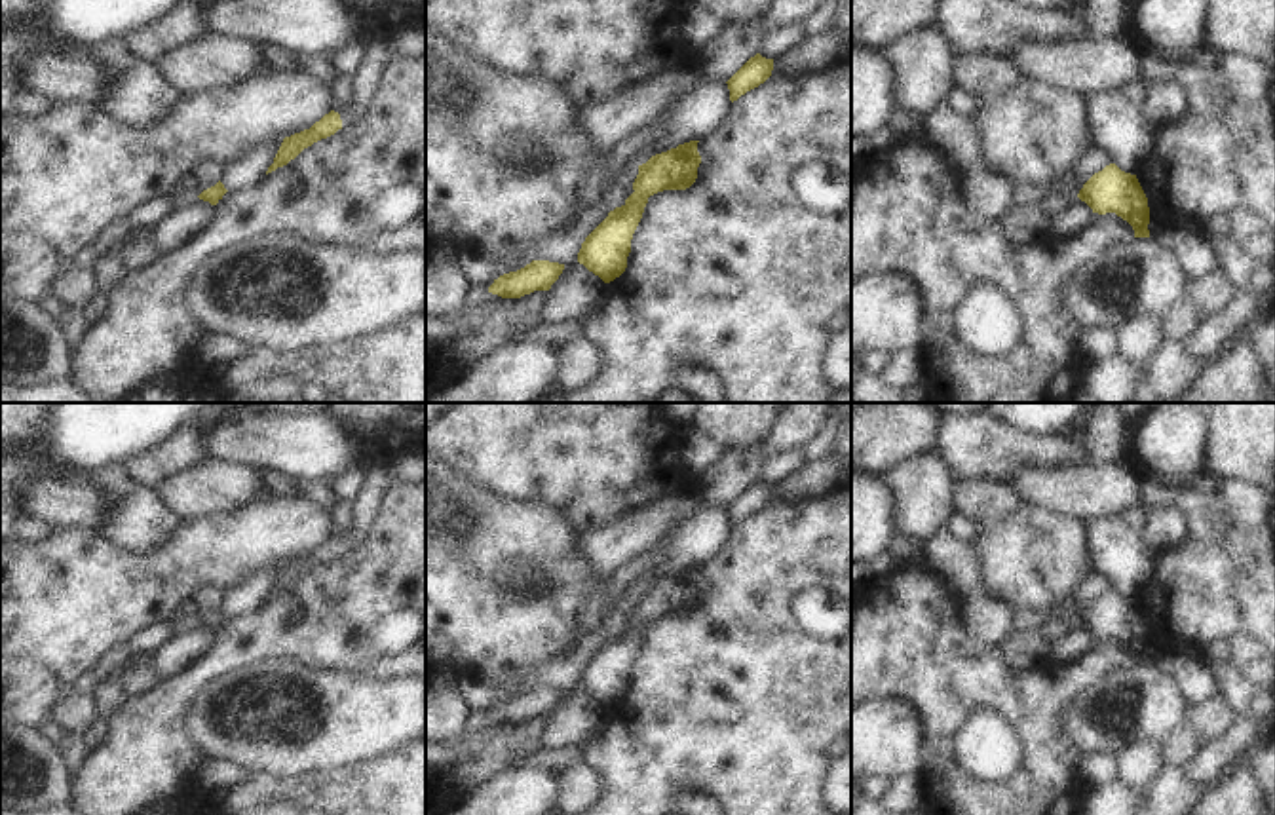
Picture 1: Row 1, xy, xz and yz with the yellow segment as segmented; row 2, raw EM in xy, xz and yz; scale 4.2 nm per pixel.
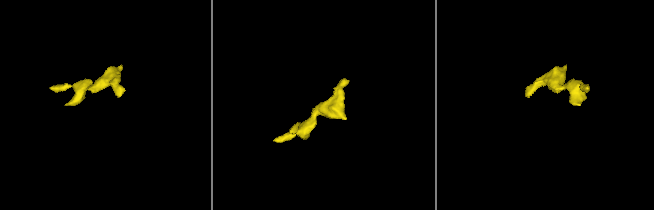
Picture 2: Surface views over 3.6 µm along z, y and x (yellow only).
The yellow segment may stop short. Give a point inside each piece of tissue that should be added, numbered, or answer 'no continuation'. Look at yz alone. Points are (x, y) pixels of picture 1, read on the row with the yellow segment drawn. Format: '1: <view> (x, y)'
no continuation

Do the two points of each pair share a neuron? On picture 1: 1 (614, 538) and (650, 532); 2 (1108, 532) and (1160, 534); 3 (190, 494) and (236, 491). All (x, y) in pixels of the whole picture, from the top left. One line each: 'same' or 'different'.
1: same
2: different
3: same

